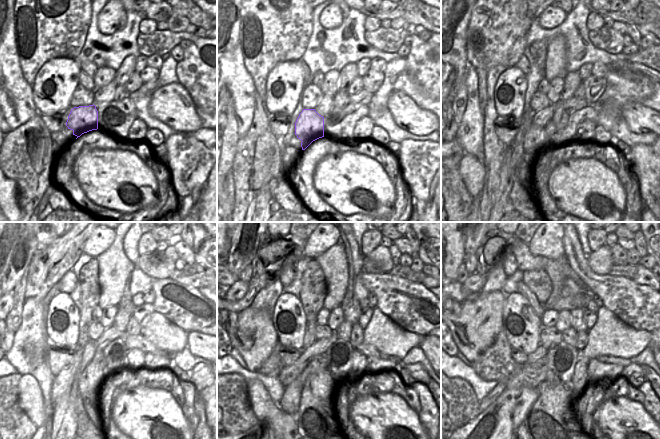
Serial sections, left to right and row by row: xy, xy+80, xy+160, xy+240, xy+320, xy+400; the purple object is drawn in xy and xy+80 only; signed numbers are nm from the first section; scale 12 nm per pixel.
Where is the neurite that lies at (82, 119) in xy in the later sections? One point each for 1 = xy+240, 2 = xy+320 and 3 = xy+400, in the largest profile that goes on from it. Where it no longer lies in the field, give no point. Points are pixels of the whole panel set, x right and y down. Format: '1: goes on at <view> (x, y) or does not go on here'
1: goes on at xy+240 (88, 400)
2: goes on at xy+320 (318, 419)
3: goes on at xy+400 (549, 421)

